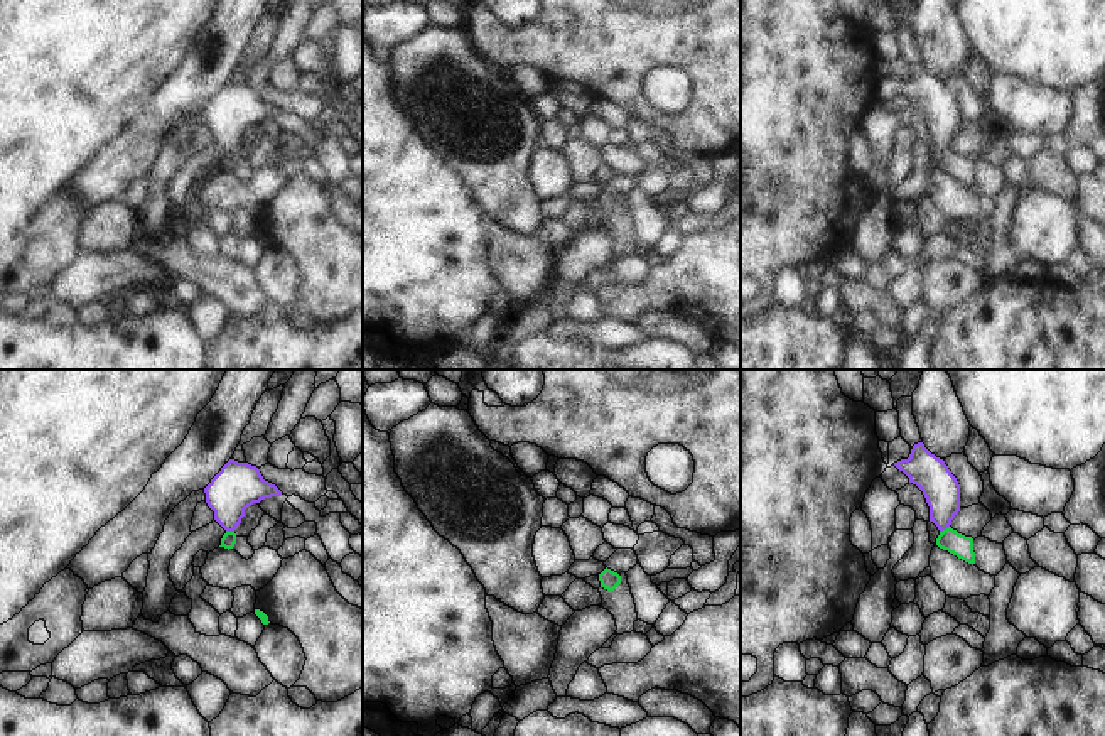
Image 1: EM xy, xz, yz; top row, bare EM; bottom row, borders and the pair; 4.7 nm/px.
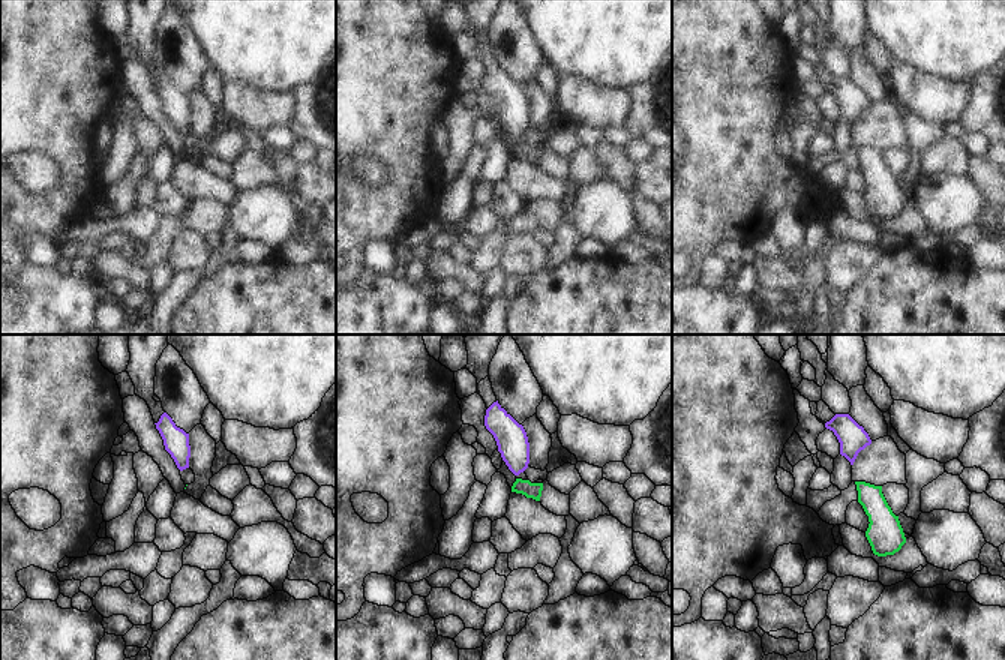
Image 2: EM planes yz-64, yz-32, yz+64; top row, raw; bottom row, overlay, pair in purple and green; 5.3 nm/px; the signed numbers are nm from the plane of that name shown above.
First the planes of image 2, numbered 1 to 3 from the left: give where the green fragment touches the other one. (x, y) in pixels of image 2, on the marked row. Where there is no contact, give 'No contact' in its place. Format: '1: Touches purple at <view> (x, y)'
1: No contact
2: No contact
3: No contact

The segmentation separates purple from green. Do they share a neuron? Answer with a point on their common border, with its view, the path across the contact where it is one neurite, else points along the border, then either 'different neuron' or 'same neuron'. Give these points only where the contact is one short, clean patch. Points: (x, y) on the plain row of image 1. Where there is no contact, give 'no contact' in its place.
contact yz (943, 151); way yz (940, 110), (943, 119), (943, 151), (957, 166); same neuron

